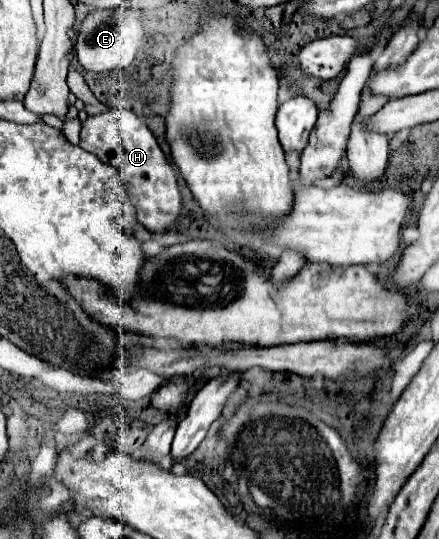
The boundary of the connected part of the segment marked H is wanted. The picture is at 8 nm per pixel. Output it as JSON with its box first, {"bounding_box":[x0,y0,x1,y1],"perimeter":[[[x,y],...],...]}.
{"bounding_box":[81,108,181,232],"perimeter":[[[109,108],[103,114],[87,116],[81,124],[81,142],[85,152],[95,154],[101,162],[113,164],[129,188],[129,200],[137,210],[137,220],[151,232],[167,230],[181,212],[181,194],[173,166],[161,152],[145,120],[129,108]]]}

